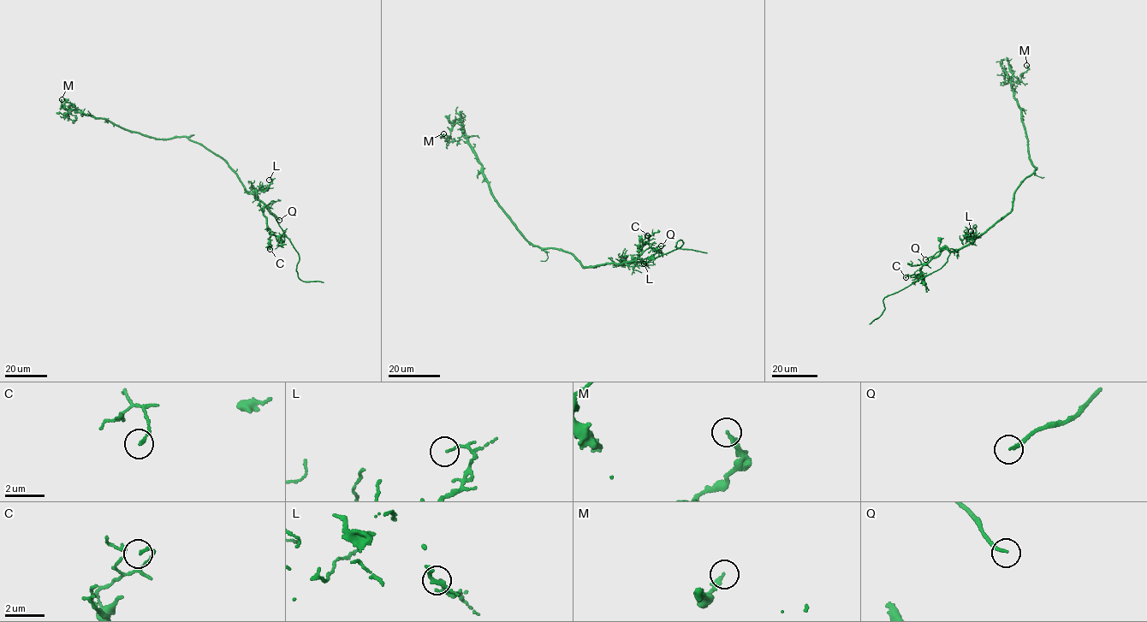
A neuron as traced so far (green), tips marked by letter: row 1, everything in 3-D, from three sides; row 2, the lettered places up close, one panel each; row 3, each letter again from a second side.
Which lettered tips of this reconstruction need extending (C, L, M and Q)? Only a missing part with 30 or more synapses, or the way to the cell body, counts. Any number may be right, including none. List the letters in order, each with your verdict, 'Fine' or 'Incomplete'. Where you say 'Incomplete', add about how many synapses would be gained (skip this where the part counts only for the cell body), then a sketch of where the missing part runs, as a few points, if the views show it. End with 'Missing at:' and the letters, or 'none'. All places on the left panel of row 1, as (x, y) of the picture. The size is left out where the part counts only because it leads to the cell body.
C: Fine
L: Fine
M: Fine
Q: Fine
Missing at: none

